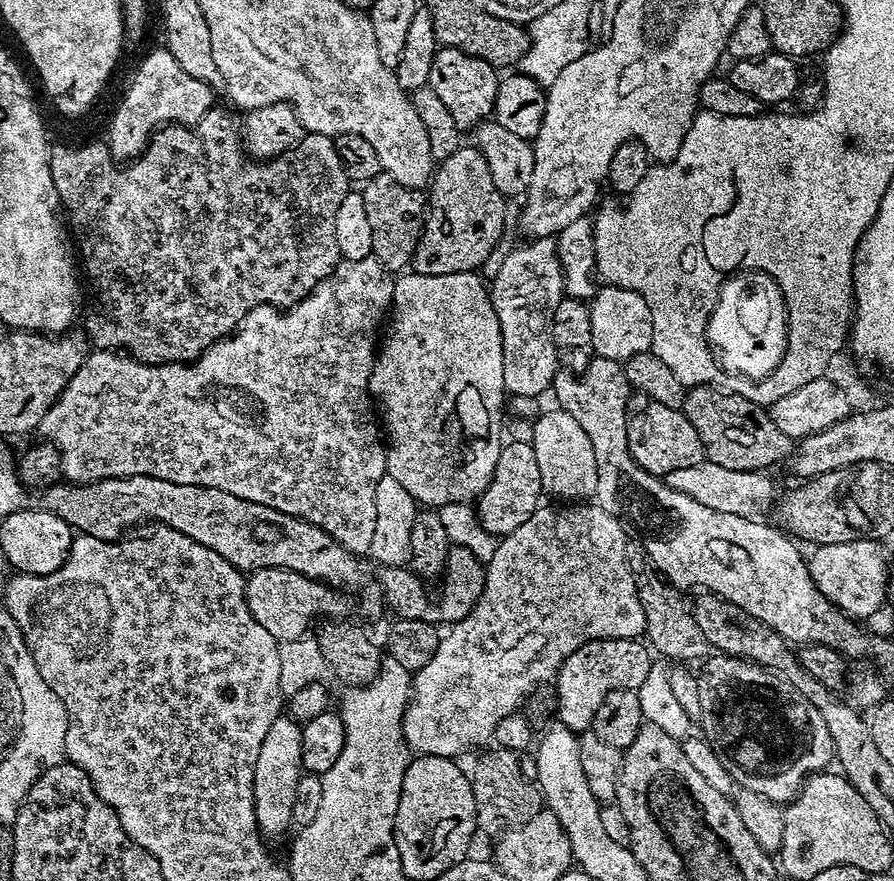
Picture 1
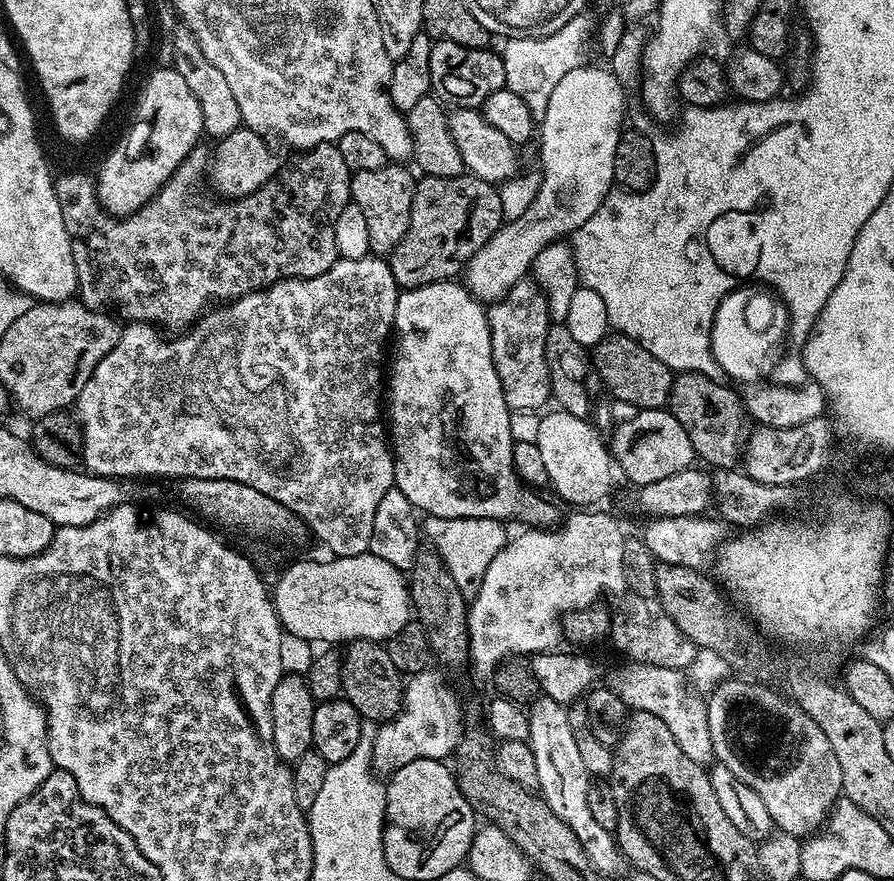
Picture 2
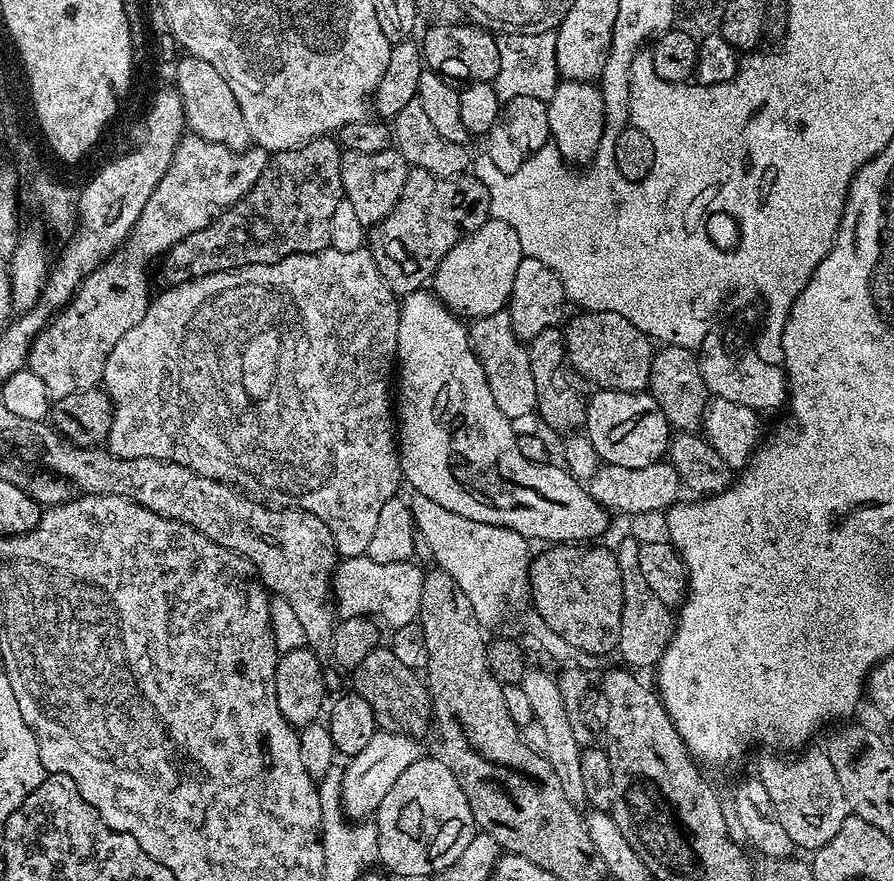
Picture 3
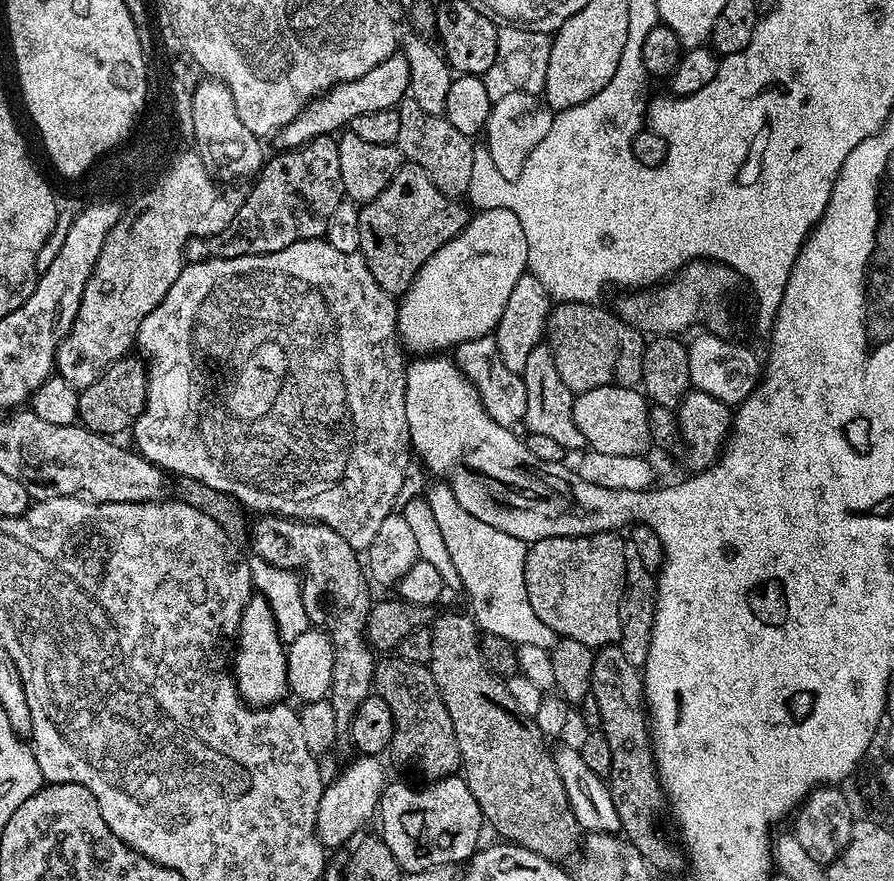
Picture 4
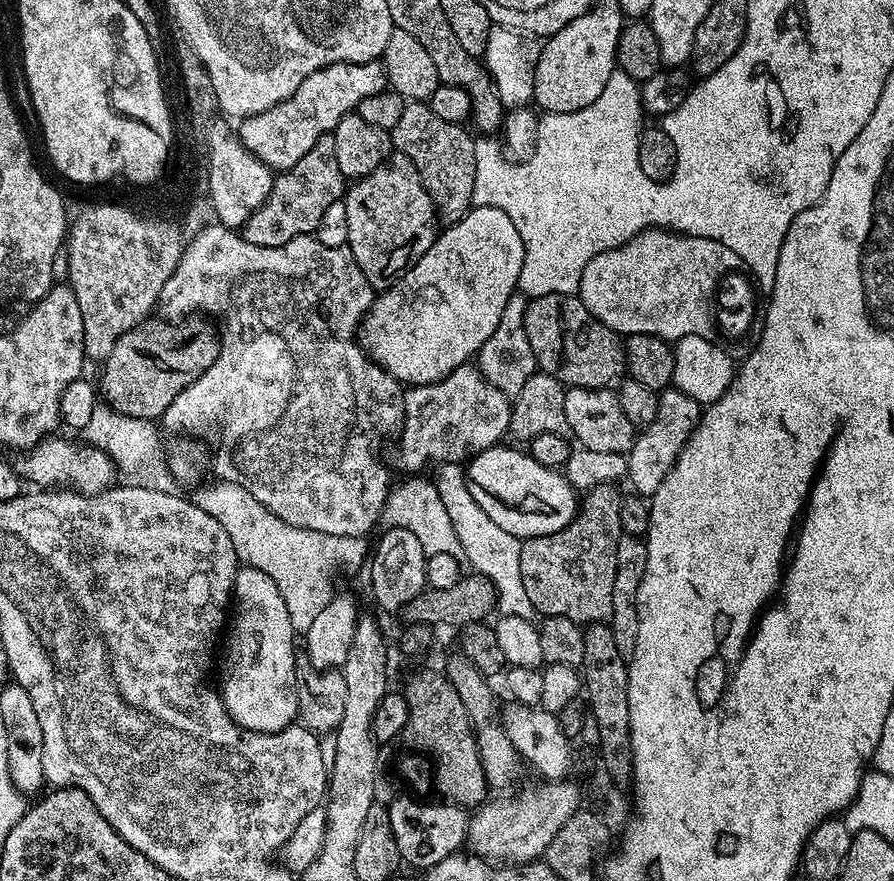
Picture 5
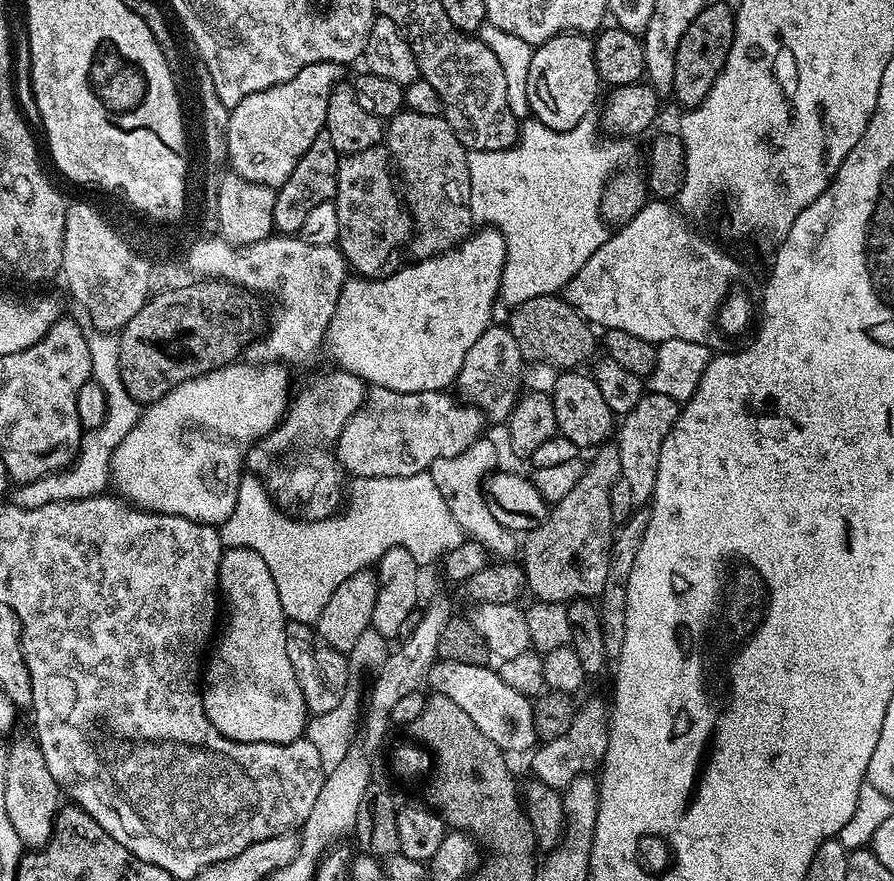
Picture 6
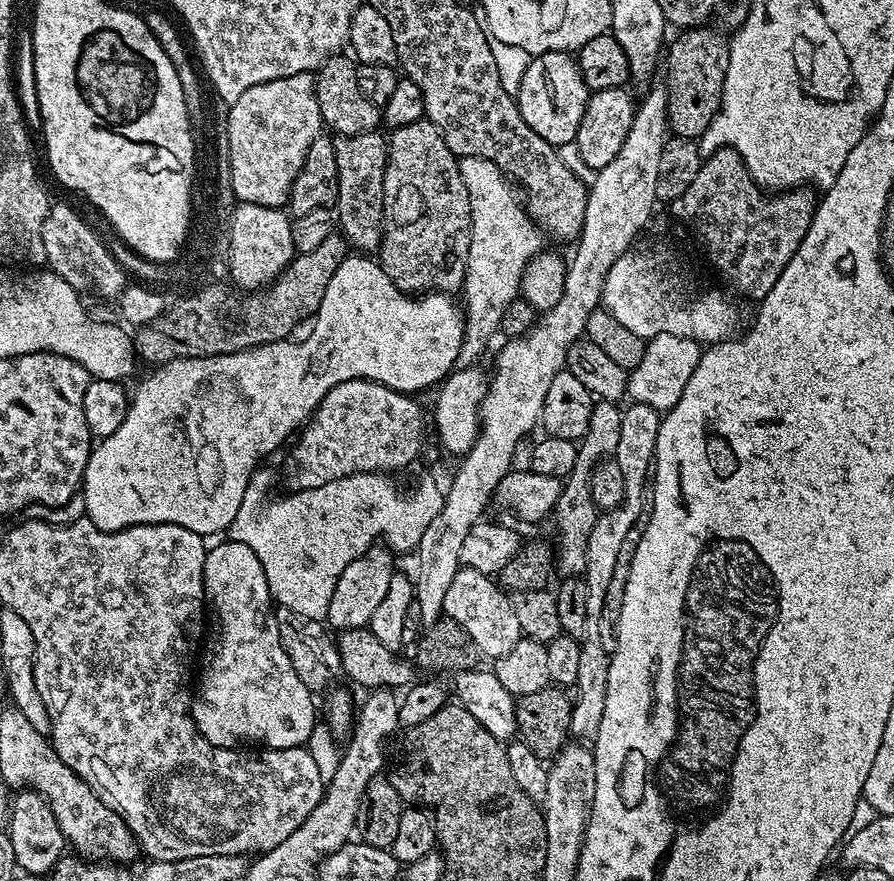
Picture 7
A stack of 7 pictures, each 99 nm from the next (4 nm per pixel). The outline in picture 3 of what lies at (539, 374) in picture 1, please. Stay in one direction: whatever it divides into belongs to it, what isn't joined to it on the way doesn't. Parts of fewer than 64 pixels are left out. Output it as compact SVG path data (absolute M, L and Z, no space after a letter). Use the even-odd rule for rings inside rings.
M505 310L489 316L477 316L468 324L468 341L472 343L474 354L488 376L490 394L498 402L498 410L506 418L519 422L523 416L536 412L536 395L534 394L534 373L530 370L530 358L525 341L514 334L510 314Z

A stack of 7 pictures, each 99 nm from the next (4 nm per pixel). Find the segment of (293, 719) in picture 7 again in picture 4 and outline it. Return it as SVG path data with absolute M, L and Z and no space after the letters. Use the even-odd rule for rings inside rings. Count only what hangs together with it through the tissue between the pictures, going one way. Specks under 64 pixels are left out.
M254 594L250 602L246 602L246 610L242 610L240 630L234 637L234 659L230 668L236 677L236 689L247 704L279 704L289 695L286 642L278 632L270 602L264 596Z

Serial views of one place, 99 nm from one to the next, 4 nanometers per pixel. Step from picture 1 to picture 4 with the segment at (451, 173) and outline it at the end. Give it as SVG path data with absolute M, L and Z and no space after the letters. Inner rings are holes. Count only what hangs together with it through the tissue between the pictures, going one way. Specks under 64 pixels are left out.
M404 162L390 186L386 186L378 198L361 207L359 253L382 290L394 298L403 294L414 282L421 266L468 225L470 213L460 203L459 199L444 196L422 166Z

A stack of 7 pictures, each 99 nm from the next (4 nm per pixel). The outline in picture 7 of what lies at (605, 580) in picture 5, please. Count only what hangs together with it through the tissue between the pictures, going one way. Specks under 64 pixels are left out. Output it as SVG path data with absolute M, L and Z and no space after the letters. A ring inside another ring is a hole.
M609 400L595 401L592 405L590 414L590 423L587 427L586 434L580 441L580 445L577 447L574 468L571 474L565 477L563 486L561 487L560 496L558 502L553 508L552 523L554 522L554 530L556 532L556 568L560 574L565 576L581 575L586 564L586 542L589 540L590 530L593 529L594 522L598 515L598 509L596 508L592 494L590 494L590 478L591 472L601 460L613 457L618 448L619 431L621 430L621 407Z

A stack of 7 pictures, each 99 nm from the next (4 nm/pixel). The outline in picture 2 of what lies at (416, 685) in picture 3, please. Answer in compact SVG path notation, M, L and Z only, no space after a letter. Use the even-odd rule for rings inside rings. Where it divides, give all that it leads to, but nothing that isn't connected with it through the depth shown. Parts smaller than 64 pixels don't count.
M355 639L343 649L340 662L342 696L352 703L354 710L358 710L358 714L365 721L383 722L392 719L401 711L404 685L402 674L394 666L394 662L390 662L390 654L383 643Z

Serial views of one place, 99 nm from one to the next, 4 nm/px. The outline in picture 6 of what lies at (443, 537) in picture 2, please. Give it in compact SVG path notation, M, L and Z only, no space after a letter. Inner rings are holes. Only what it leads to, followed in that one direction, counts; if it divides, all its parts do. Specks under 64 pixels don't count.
M487 438L475 440L469 448L462 450L462 454L454 454L454 458L438 458L430 465L427 472L430 478L434 478L434 486L446 498L446 506L450 514L454 514L454 522L464 531L465 537L471 538L476 543L482 545L485 553L494 555L496 558L512 558L518 552L518 536L494 514L490 514L490 506L486 506L486 498L482 481L497 467L496 464L496 444ZM514 555L514 556L512 556Z

